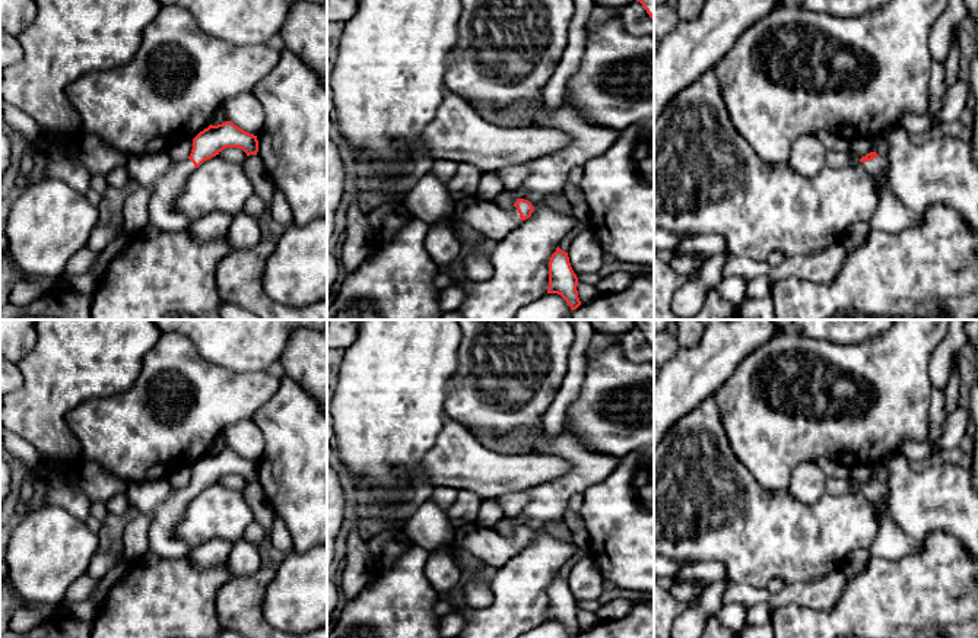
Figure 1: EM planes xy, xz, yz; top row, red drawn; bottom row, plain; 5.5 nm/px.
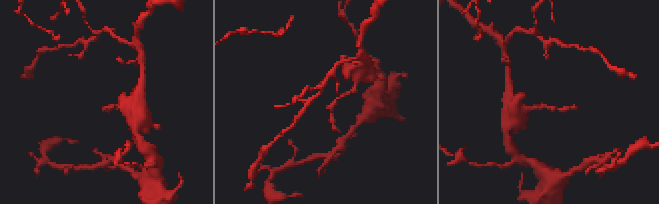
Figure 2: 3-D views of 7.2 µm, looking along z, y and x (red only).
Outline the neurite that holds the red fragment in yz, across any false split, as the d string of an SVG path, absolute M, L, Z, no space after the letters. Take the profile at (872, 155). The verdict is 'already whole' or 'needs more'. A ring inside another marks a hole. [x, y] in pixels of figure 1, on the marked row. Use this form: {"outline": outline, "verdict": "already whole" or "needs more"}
{"outline": "M870 152L860 159L860 164L873 178L877 178L879 182L885 181L885 172L887 168L886 156L879 156L876 152Z", "verdict": "needs more"}

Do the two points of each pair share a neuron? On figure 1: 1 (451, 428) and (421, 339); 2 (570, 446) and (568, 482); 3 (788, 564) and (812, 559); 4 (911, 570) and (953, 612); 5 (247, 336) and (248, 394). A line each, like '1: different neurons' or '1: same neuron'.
1: different neurons
2: same neuron
3: same neuron
4: same neuron
5: different neurons

